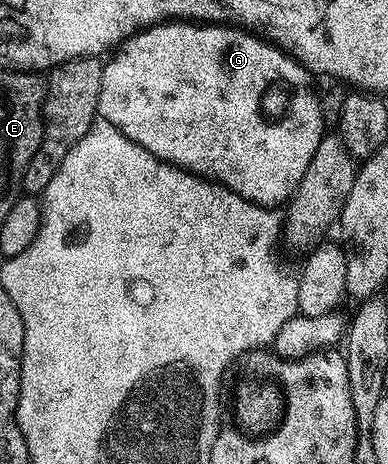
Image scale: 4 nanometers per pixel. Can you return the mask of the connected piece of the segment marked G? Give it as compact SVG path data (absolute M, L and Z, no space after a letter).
M199 22L153 24L152 27L135 32L132 37L125 40L103 61L103 65L98 105L99 119L110 122L119 132L126 134L126 138L150 150L150 154L165 160L167 164L182 168L186 172L193 172L195 176L202 176L213 184L220 184L234 194L263 208L276 210L287 205L292 199L298 182L302 182L302 174L306 174L306 166L310 166L310 158L314 150L318 150L318 142L326 134L326 125L320 109L320 97L310 79L308 69L300 61L292 59L287 52L281 52L275 44L269 44L267 40L243 28Z

